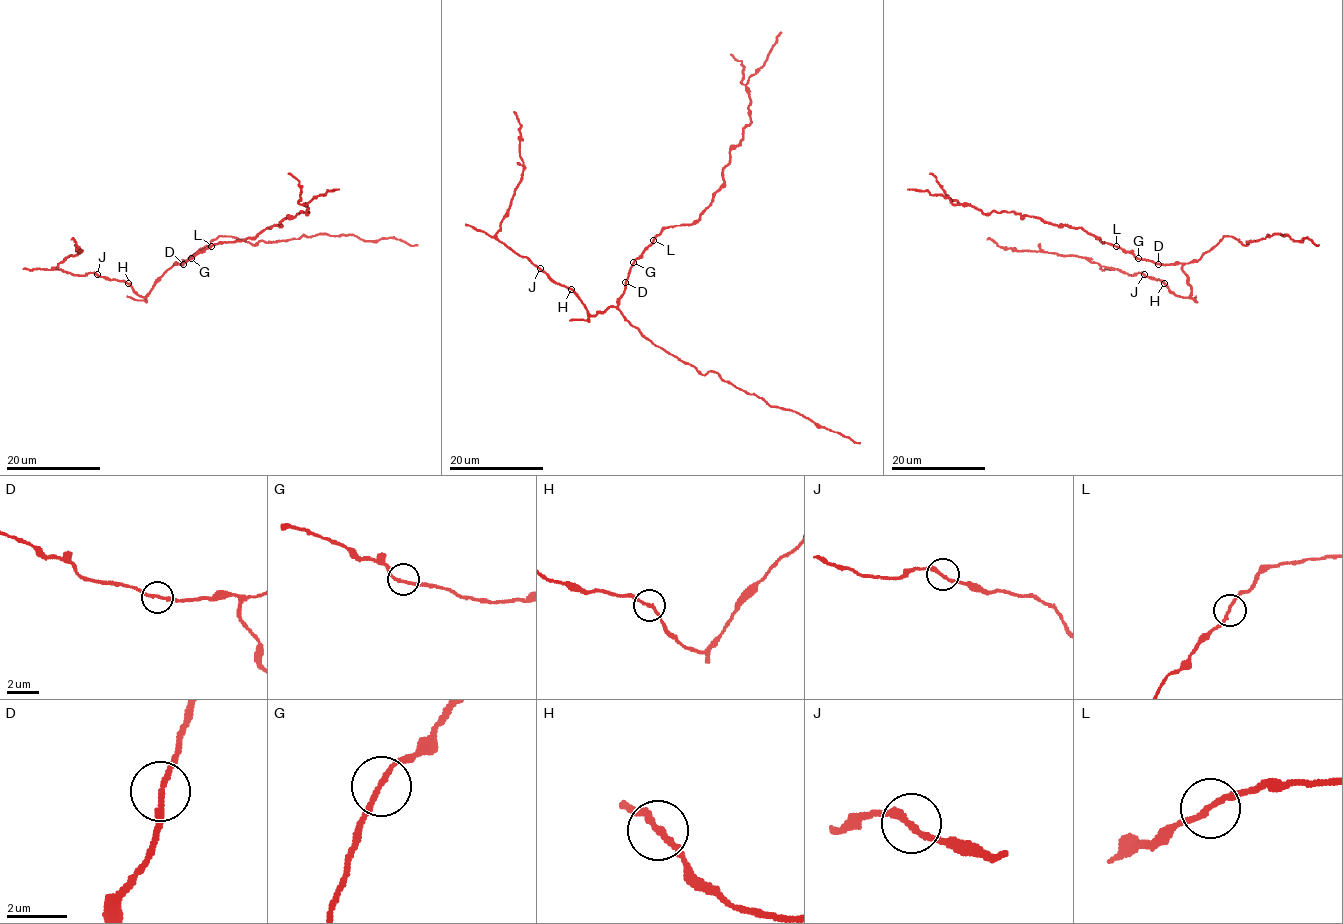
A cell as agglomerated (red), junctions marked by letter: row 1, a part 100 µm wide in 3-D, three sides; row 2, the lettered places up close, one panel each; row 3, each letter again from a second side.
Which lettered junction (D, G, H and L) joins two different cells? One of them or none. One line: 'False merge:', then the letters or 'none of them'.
False merge: none of them

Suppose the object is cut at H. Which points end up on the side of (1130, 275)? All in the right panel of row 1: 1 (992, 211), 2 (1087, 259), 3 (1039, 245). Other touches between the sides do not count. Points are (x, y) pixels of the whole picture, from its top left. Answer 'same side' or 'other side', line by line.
1: other side
2: same side
3: same side

